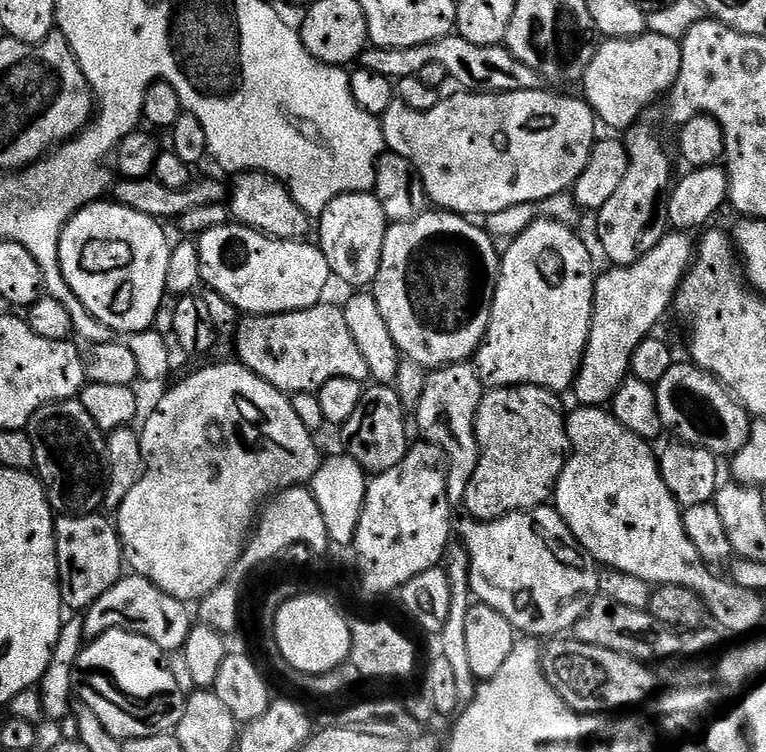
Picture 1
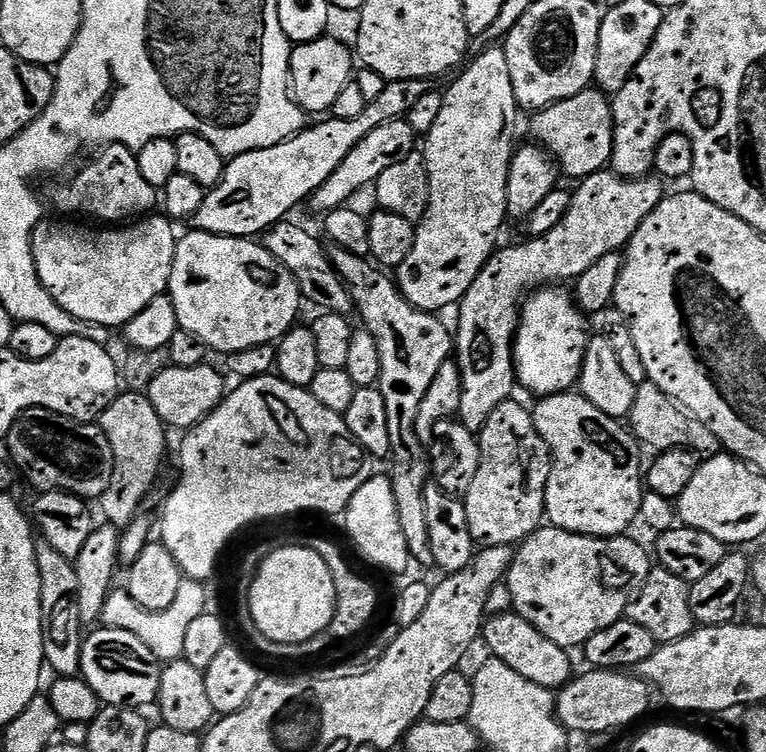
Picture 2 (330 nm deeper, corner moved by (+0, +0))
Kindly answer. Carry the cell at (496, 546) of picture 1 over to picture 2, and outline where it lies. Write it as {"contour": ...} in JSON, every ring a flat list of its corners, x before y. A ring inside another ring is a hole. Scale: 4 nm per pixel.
{"contour":[[541,526,537,528,527,540,523,541,523,543,515,549,512,565,506,577,506,583,512,595,512,607,514,611,526,622,533,624,539,632,546,634,546,638,550,638,550,642,554,642,558,646,569,650,579,649,594,634,598,634,598,630,606,630,606,626,610,626,614,622,622,619,628,611,629,602,635,598,636,593,640,591,640,587,646,582,646,578,653,570,654,560,650,555,649,549,647,552,638,541,628,539,629,537,627,535,601,538,598,536,579,536,576,532,567,532,561,528,553,528,551,526]]}

